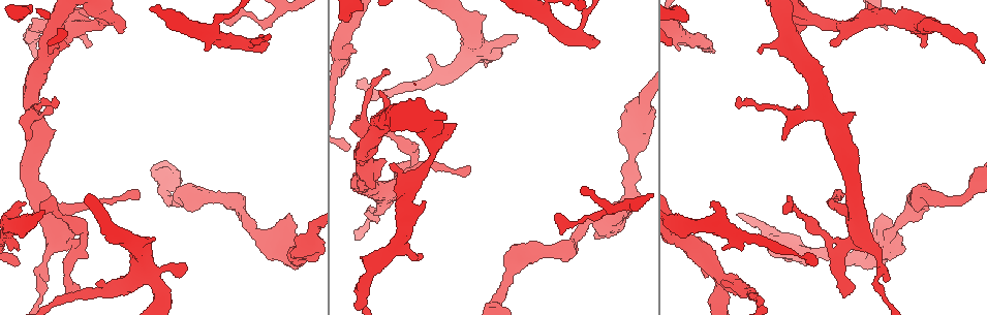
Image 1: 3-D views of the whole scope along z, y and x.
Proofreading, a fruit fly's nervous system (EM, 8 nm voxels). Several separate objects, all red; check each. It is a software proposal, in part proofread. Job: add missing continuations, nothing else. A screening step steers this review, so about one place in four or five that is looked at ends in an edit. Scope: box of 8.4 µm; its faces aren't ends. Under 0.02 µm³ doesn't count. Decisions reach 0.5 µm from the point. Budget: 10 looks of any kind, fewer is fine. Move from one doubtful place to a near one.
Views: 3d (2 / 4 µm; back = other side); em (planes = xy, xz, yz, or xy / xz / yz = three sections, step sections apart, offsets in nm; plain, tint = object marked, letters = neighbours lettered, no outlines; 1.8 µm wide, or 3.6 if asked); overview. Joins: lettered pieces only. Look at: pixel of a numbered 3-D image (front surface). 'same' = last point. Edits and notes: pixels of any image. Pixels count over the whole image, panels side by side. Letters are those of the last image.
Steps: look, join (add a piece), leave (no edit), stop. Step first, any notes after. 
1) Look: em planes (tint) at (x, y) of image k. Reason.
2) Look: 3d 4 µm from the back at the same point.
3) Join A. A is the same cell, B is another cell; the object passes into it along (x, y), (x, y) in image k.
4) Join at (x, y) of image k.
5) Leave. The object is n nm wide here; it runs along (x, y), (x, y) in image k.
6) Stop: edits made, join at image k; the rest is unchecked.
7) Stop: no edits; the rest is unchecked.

Look: 3d 2 µm at (599, 42) of image 1.

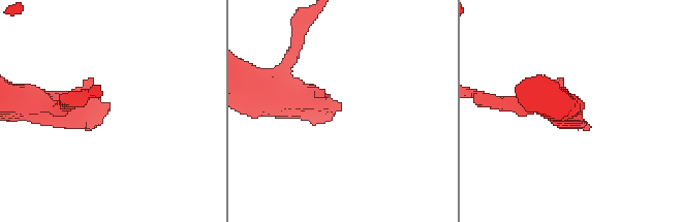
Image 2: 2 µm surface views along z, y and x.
Look: em xy step 8 (letters) at (341, 108) of image 2. Need the tissue.

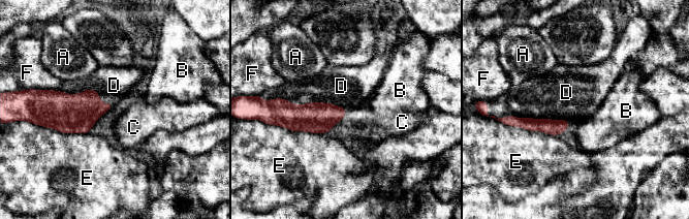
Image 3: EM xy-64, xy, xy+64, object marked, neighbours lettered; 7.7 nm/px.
Join D. D is the same cell, A, B, C, E and F are other cells; the object passes into it along (317, 118), (311, 102), (339, 87) in image 3; the neuron continues.

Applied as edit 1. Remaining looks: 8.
Look: 3d 2 µm at (97, 282) of image 1.

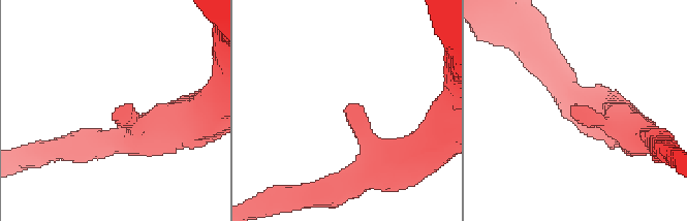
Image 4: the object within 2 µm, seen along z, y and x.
Look: em planes (letters) at (570, 113) of image 4.

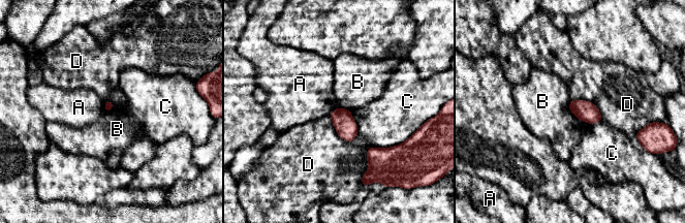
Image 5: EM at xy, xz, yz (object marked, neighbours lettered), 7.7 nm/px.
Leave. A, B, C and D are other cells; a border runs along (569, 100), (569, 110), (578, 120) in image 5; no lettered piece goes on from it.

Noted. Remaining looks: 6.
Look: 3d 2 µm at (25, 202) of image 1. An open end.

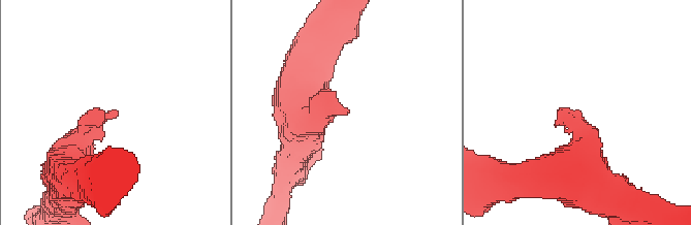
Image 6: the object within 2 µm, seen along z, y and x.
Look: em planes (letters) at (347, 114) of image 6. Shape alone is not enough.

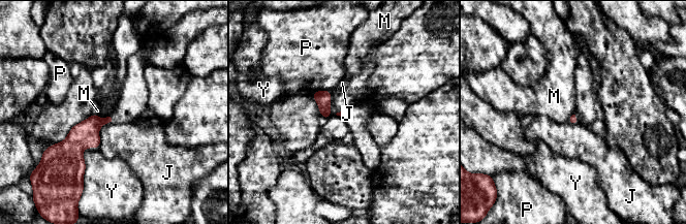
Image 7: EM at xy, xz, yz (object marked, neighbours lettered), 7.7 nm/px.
Leave. J, M, P and Y are other cells; a border runs along (330, 91), (330, 112), (332, 114) in image 7; none of them fits.

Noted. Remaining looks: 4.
Look: em planes (letters) at (347, 21) of image 1. An open end.

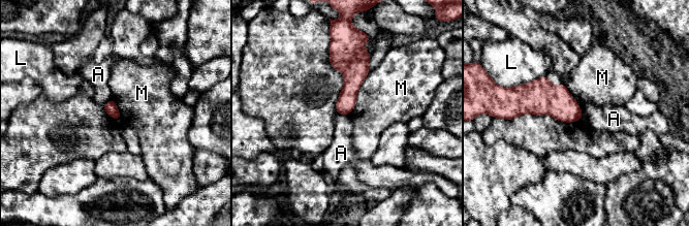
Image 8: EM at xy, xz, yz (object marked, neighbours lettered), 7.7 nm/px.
Leave. A, L and M are other cells; a border runs along (369, 73), (348, 115) in image 8; no lettered piece goes on from it.

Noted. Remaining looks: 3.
Stop: edits made, join at image 3; the rest is unchecked.

